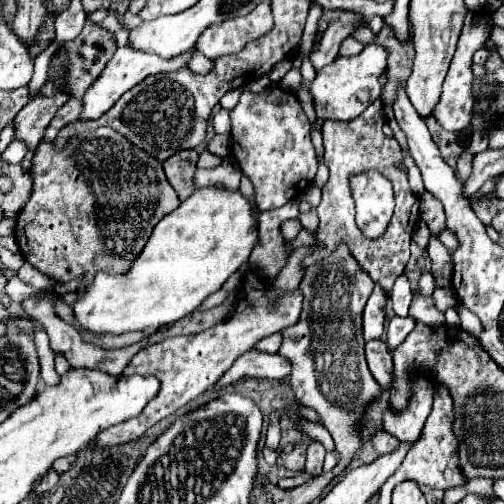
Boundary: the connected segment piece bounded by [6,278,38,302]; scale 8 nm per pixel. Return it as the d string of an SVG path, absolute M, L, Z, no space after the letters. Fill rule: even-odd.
M12 278L12 280L8 282L8 286L6 286L6 294L10 296L10 300L14 300L14 302L22 302L24 298L30 298L30 296L38 294L38 290L28 288L28 286L22 284L18 278Z

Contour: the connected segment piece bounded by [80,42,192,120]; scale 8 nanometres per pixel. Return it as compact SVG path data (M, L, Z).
M130 42L126 46L120 46L114 54L114 58L106 64L104 72L100 74L100 78L88 88L88 92L84 94L82 102L84 102L84 110L80 114L80 120L92 120L92 118L100 118L106 110L110 110L114 106L114 102L128 92L132 86L136 86L138 82L142 82L146 76L152 74L160 74L160 72L172 72L172 70L180 70L180 68L188 68L188 60L192 56L192 50L186 54L180 54L178 58L172 60L162 60L158 58L158 54L142 54L140 50L130 48Z

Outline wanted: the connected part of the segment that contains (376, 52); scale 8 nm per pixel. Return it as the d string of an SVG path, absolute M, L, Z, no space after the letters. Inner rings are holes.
M368 44L356 56L338 56L330 66L324 66L314 82L310 84L310 94L316 104L318 120L352 120L362 114L380 96L380 76L386 70L386 48L380 44Z

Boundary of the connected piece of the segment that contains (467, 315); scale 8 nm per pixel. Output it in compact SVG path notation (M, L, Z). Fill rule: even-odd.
M459 303L458 305L461 328L478 339L483 331L479 318L474 313L470 312L465 306L462 306L462 304Z

